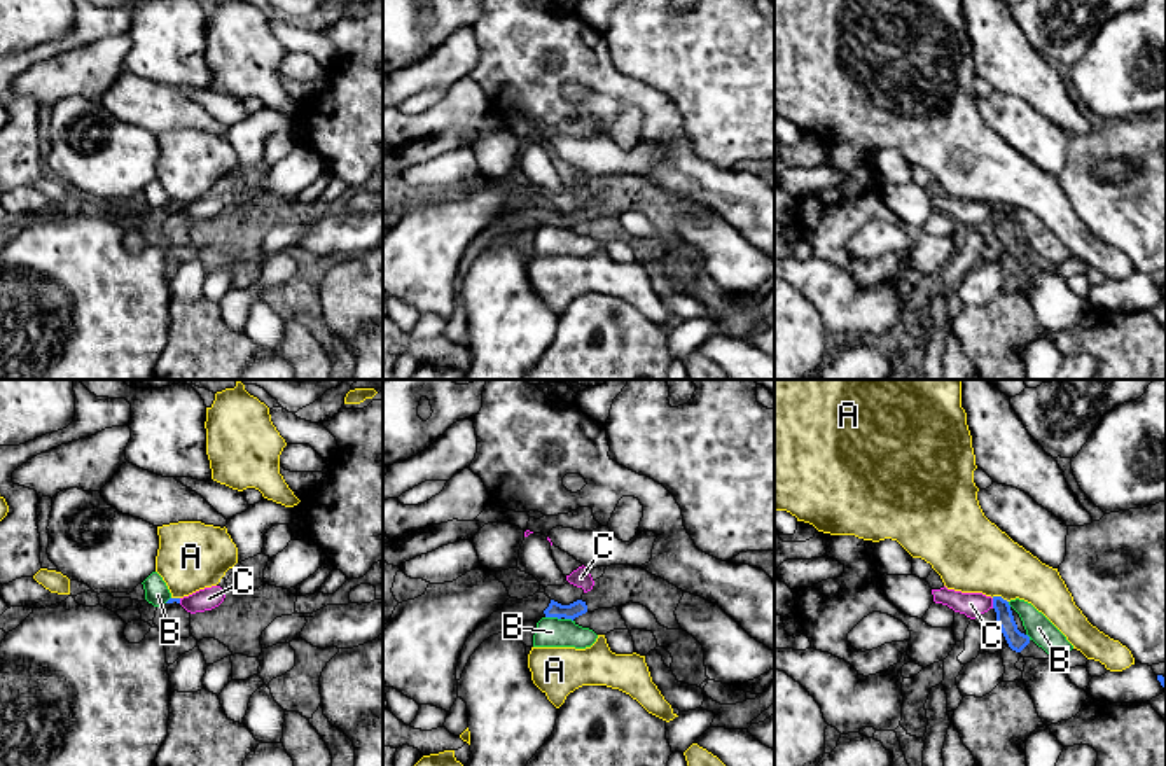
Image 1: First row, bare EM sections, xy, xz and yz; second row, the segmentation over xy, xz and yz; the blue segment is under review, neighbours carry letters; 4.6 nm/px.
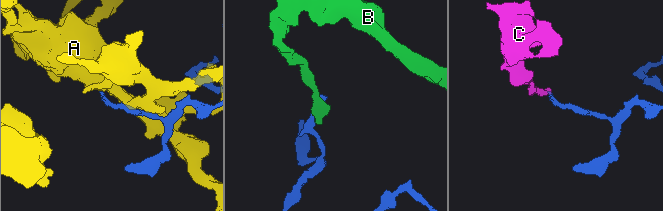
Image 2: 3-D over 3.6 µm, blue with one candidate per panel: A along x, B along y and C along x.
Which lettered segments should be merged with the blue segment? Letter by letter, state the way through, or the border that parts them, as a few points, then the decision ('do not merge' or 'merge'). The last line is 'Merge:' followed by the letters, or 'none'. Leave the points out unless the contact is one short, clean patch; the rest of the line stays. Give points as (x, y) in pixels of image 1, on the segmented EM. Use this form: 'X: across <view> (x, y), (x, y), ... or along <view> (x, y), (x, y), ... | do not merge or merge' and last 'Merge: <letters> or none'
A: do not merge
B: do not merge
C: along yz (992, 598), (993, 607) | do not merge
Merge: none

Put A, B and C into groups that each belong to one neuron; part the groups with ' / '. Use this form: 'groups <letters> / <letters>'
groups A / B / C

